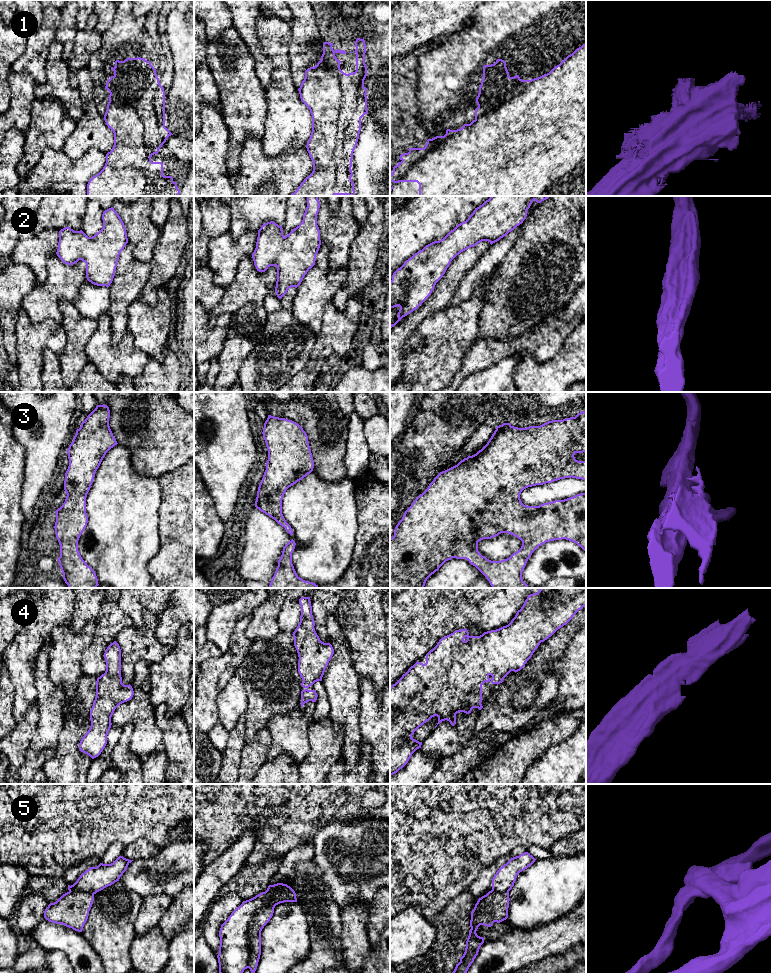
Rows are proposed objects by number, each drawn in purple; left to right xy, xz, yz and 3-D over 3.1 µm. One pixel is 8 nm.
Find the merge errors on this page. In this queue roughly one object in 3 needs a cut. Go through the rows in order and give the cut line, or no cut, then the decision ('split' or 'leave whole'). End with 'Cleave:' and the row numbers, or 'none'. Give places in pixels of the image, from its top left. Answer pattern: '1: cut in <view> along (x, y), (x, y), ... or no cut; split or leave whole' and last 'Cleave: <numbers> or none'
1: no cut; leave whole
2: no cut; leave whole
3: no cut; leave whole
4: no cut; leave whole
5: cut in xz along (276, 897), (261, 907), (249, 922), (247, 967); split
Cleave: 5

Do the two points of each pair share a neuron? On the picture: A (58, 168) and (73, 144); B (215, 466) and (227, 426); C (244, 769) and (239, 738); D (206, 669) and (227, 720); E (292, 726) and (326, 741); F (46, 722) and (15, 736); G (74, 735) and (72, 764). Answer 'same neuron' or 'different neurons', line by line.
A: different neurons
B: same neuron
C: different neurons
D: different neurons
E: different neurons
F: different neurons
G: same neuron

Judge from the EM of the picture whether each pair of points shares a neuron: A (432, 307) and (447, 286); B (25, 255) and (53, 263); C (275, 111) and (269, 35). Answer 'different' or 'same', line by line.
A: same
B: different
C: same

